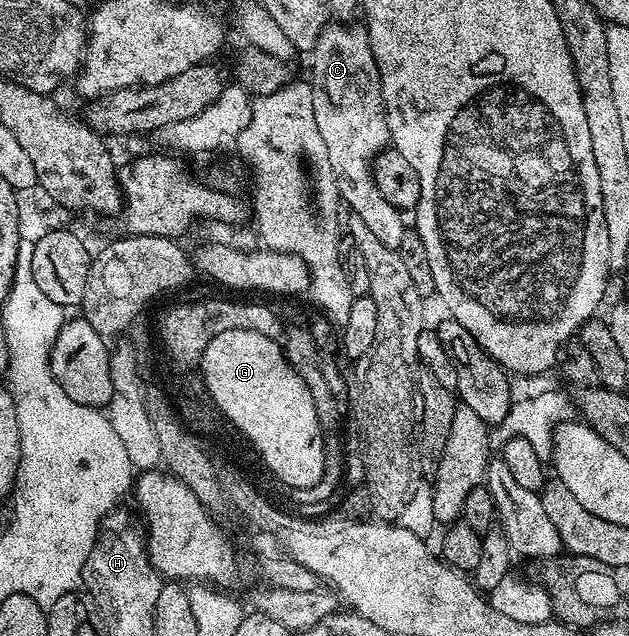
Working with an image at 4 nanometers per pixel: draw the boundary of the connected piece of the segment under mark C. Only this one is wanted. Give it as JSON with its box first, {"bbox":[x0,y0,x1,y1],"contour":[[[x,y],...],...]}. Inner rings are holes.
{"bbox":[310,22,406,249],"contour":[[[333,22],[324,27],[320,31],[320,37],[315,46],[313,46],[310,53],[310,59],[312,59],[312,77],[310,77],[310,83],[312,86],[312,93],[314,94],[314,118],[318,121],[318,130],[322,134],[322,142],[327,150],[327,160],[331,166],[332,174],[334,176],[335,184],[337,186],[339,199],[346,205],[348,204],[350,211],[355,217],[364,222],[364,225],[373,232],[386,247],[399,249],[402,234],[406,231],[406,224],[402,220],[403,213],[382,196],[382,192],[378,190],[376,180],[372,176],[372,163],[376,157],[385,151],[390,144],[392,135],[390,134],[390,126],[388,125],[388,115],[384,109],[384,99],[382,98],[382,82],[380,81],[380,75],[378,74],[378,66],[374,62],[374,50],[370,50],[370,38],[368,37],[368,30],[360,22]]]}

